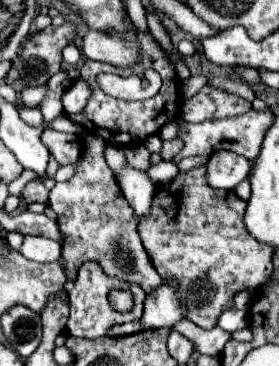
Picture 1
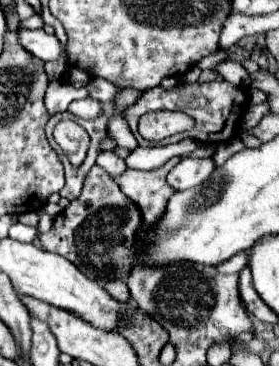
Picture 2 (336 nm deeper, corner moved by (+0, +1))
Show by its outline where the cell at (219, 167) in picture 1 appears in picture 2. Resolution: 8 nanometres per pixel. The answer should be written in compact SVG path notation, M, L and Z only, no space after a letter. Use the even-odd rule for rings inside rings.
M184 157L166 177L168 185L176 191L182 189L190 189L200 185L202 181L208 179L208 175L214 171L214 163L212 159L192 159L192 157Z

